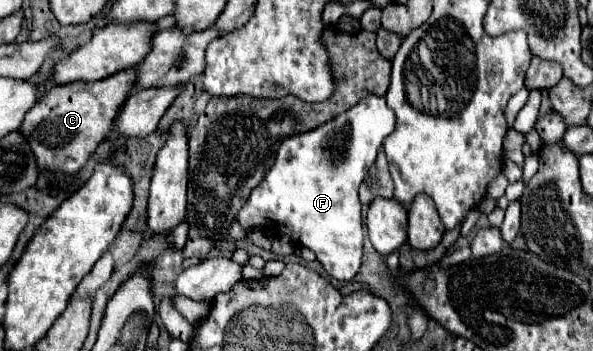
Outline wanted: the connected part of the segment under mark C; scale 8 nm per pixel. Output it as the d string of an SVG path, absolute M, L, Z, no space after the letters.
M128 70L116 72L104 80L96 82L72 82L64 86L52 86L50 90L44 92L44 96L26 112L26 118L22 126L18 128L20 134L24 134L28 146L32 148L32 154L36 156L36 164L40 170L50 170L50 172L62 172L62 174L76 174L88 160L88 156L96 150L96 146L110 134L112 130L112 120L116 118L116 112L128 98L128 92L132 88L132 78L134 74Z

